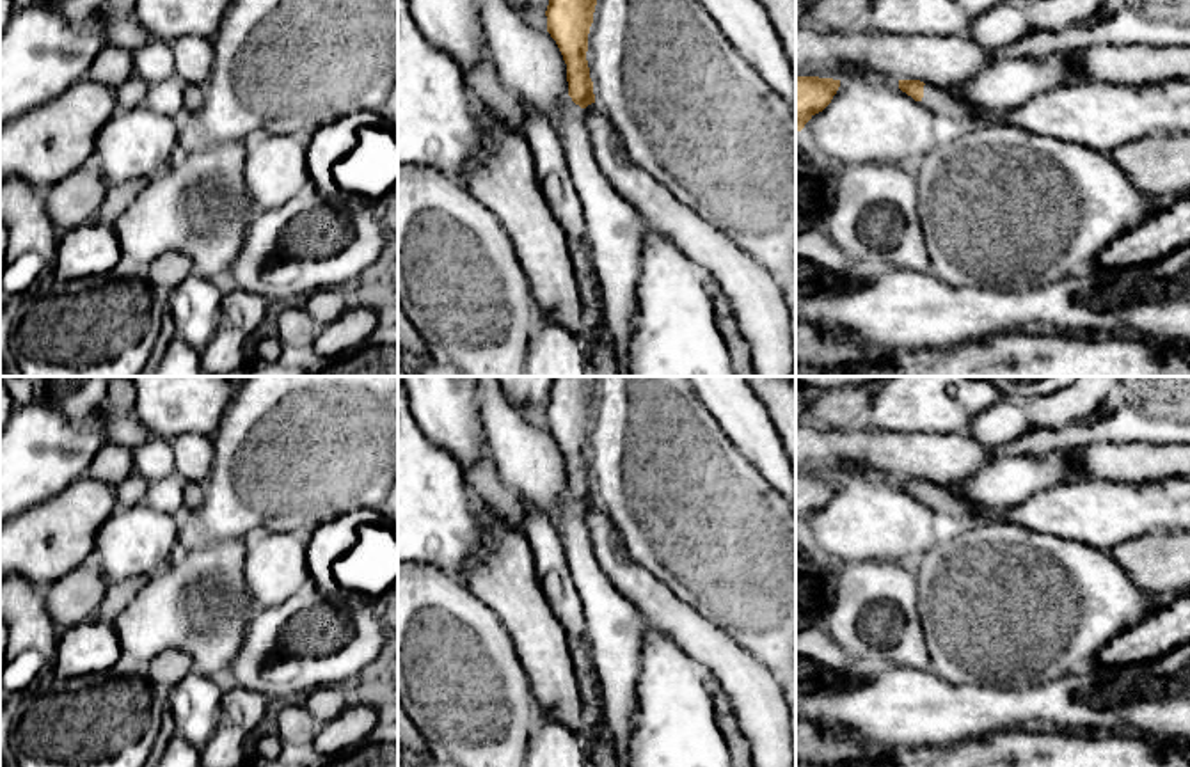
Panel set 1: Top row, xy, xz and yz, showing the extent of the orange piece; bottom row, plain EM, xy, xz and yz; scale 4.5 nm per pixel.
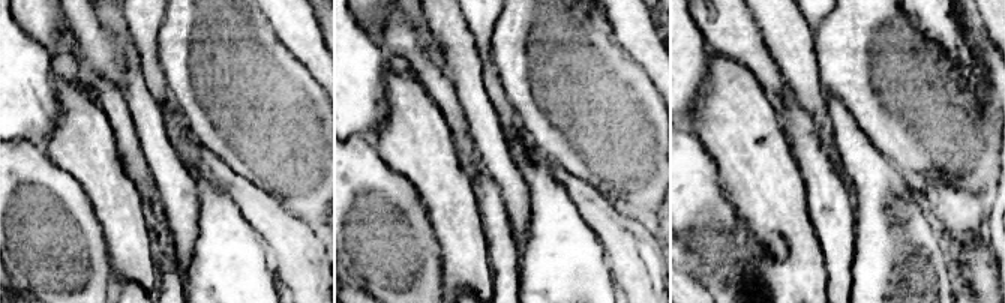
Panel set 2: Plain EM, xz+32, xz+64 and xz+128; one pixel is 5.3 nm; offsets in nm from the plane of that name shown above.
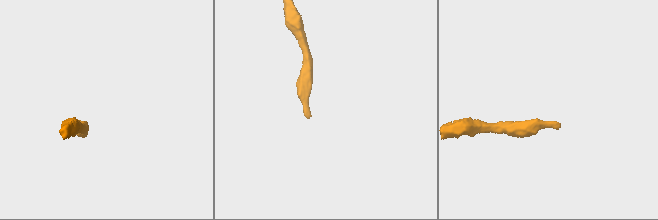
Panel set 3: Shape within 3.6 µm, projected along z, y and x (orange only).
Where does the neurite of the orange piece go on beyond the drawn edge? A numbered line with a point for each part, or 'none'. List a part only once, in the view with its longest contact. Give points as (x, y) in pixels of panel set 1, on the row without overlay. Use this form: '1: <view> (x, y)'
1: yz (949, 508)

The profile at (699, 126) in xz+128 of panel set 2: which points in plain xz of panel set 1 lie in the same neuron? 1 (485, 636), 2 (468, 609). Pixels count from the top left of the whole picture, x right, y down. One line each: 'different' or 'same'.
1: different
2: different

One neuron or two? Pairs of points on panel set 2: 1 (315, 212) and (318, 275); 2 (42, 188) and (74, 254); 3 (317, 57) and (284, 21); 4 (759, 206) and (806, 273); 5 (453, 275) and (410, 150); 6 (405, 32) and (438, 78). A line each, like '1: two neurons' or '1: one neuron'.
1: two neurons
2: one neuron
3: one neuron
4: one neuron
5: one neuron
6: one neuron

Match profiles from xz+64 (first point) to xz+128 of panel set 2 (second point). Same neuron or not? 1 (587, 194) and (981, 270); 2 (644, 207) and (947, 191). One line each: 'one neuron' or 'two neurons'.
1: one neuron
2: two neurons

